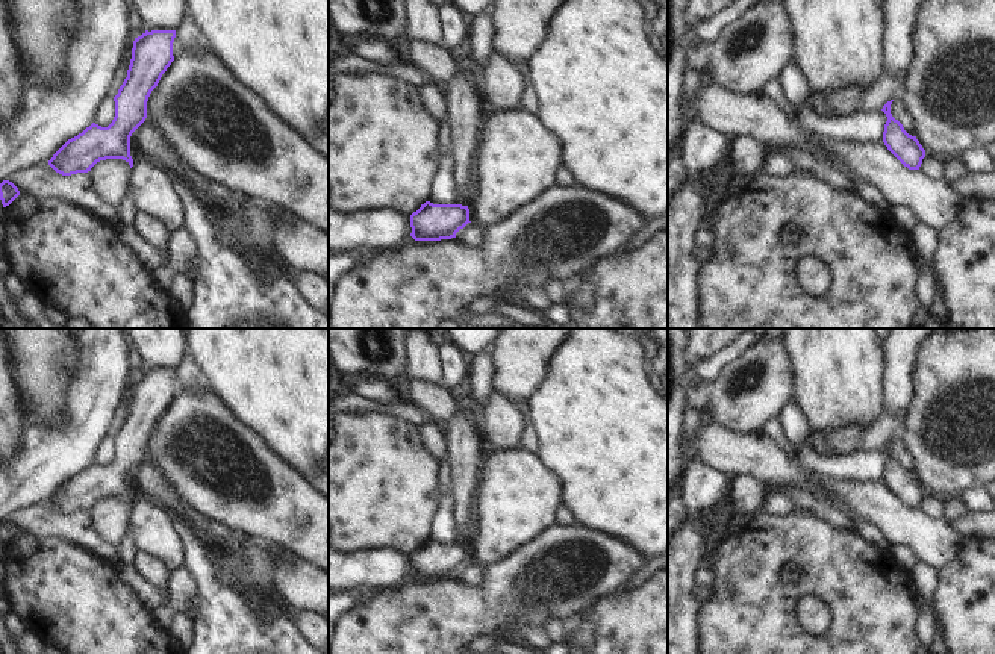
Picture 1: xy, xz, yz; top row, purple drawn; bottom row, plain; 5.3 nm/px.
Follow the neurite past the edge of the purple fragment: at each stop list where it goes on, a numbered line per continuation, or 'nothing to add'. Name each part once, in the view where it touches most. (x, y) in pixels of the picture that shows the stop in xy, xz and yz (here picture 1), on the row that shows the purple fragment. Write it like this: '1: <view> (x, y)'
nothing to add

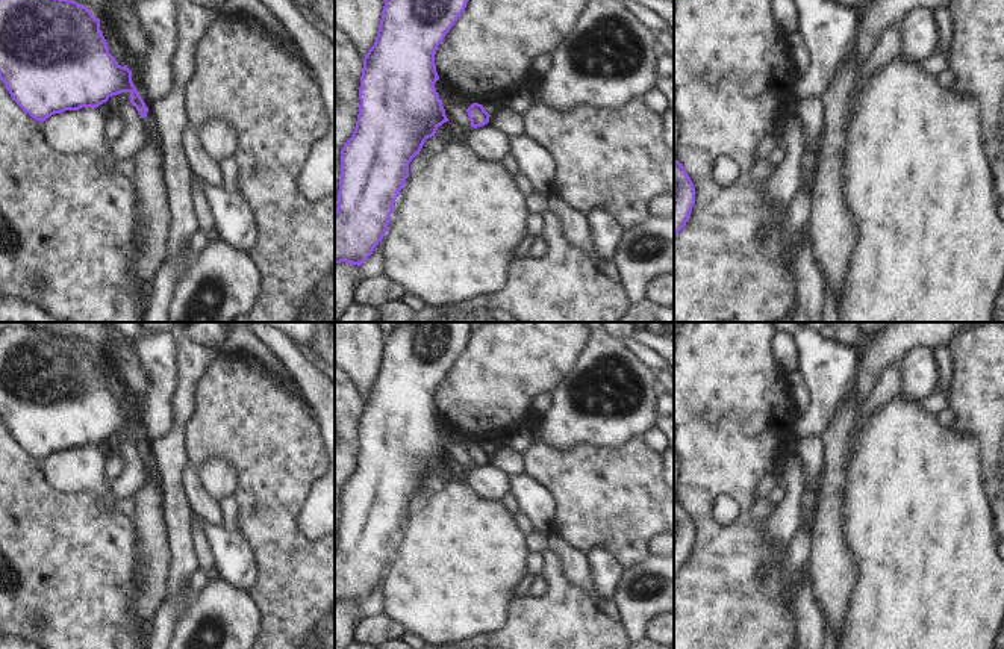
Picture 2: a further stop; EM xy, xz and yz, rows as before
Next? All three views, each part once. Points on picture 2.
nothing to add

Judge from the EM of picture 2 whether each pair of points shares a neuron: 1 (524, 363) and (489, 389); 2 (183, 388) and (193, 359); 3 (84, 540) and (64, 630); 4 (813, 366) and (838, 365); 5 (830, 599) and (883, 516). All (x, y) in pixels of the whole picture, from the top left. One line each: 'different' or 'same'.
1: same
2: same
3: same
4: same
5: different

